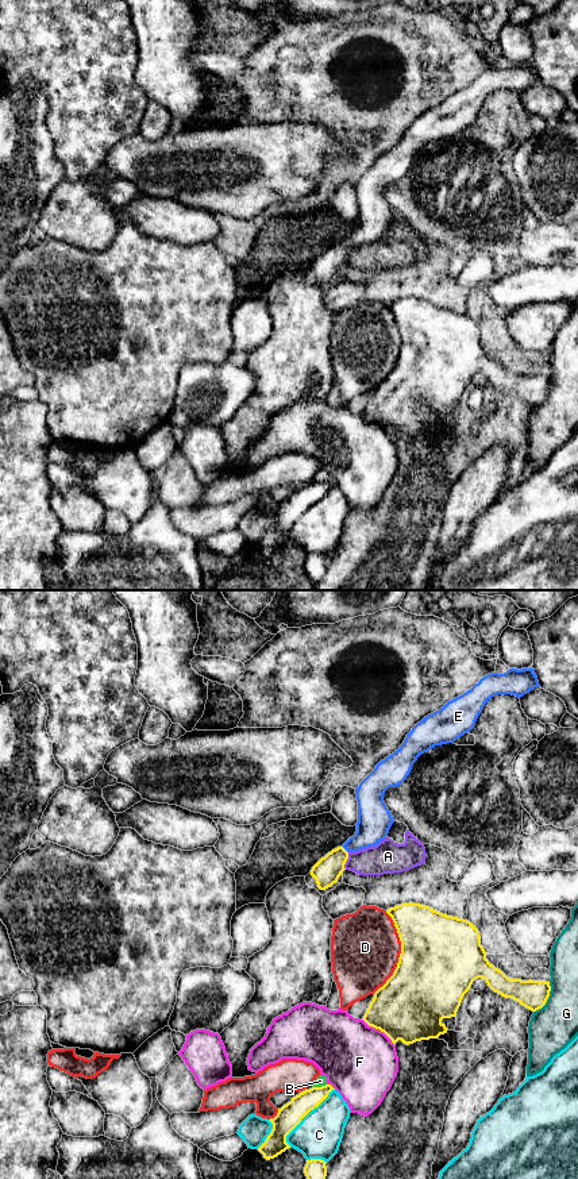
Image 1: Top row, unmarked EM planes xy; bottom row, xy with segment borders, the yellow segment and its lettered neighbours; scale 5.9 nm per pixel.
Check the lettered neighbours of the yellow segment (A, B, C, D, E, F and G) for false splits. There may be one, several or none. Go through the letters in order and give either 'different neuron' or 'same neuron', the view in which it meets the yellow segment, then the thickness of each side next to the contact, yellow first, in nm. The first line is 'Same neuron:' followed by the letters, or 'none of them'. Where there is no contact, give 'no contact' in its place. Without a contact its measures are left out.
Same neuron: E
A: different neuron; meets yellow in xy; 160 nm thick on the yellow side, 190 nm on the other
B: different neuron; meets yellow in xy; 150 nm thick on the yellow side, 70 nm on the other
C: different neuron; meets yellow in xy; 150 nm thick on the yellow side, 280 nm on the other
D: different neuron; meets yellow in xy; 480 nm thick on the yellow side, 420 nm on the other
E: same neuron; meets yellow in xy; 160 nm thick on the yellow side, 200 nm on the other
F: different neuron; meets yellow in xy; 400 nm thick on the yellow side, 440 nm on the other
G: different neuron; meets yellow in xy; 170 nm thick on the yellow side, 280 nm on the other

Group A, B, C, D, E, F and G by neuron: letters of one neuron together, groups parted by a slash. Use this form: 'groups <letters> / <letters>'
groups A / B / C / D / E / F / G

